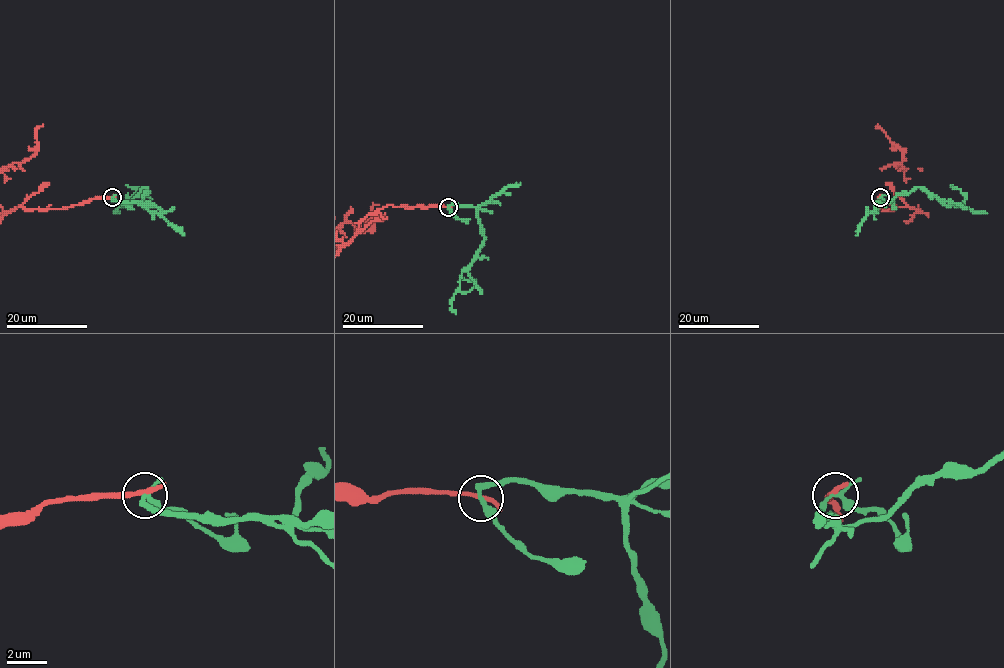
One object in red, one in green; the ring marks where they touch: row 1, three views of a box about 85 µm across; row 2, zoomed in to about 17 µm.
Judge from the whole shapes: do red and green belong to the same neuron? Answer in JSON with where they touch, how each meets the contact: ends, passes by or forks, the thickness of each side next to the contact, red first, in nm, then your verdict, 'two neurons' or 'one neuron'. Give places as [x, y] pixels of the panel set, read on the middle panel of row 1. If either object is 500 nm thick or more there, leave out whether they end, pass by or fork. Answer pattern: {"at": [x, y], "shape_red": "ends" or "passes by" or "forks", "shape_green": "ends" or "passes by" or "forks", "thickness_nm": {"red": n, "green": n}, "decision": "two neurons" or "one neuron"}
{"at": [448, 207], "shape_red": "ends", "shape_green": "forks", "thickness_nm": {"red": 280, "green": 240}, "decision": "two neurons"}

